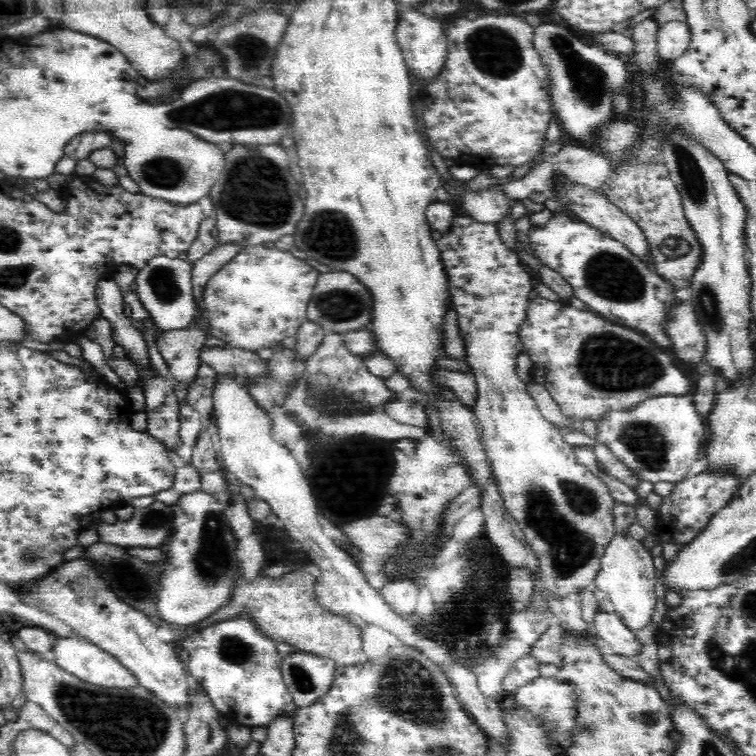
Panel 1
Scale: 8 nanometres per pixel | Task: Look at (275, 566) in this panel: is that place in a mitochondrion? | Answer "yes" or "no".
no

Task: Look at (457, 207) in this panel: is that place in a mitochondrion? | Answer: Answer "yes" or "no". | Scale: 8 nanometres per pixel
no

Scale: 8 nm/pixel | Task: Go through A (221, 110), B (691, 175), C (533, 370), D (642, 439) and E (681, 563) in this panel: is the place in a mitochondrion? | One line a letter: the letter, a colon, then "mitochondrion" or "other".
A: mitochondrion
B: mitochondrion
C: other
D: mitochondrion
E: other

